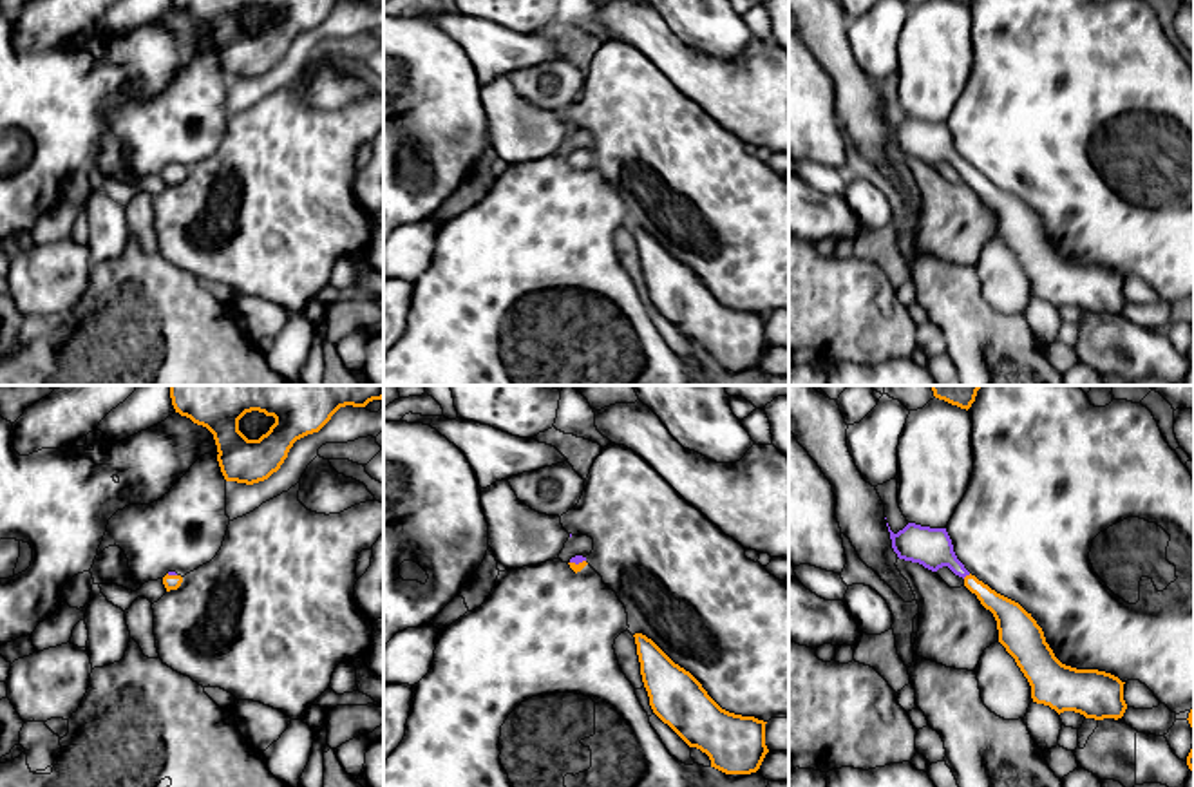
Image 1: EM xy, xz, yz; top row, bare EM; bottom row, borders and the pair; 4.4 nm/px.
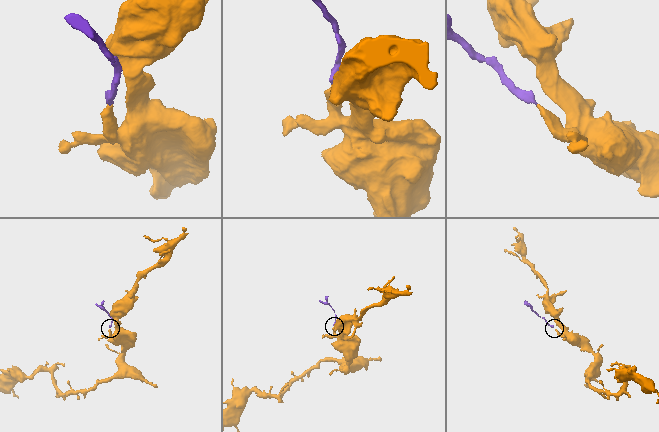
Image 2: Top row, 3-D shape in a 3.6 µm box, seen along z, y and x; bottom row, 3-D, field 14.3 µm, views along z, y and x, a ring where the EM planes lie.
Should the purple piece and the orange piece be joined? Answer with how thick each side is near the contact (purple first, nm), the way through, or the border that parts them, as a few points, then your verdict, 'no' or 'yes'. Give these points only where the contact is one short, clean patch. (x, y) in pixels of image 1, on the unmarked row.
calibres 180 and 120 nm; way yz (930, 142), (966, 169), (1006, 207); yes

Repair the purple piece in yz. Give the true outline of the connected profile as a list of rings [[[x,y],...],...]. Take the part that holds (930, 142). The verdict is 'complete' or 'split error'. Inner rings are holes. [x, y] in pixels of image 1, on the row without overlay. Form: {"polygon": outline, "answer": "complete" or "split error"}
{"polygon": [[[908,118],[897,128],[890,121],[888,127],[899,154],[919,157],[932,166],[948,161],[964,174],[964,181],[993,208],[999,237],[1028,273],[1033,297],[1049,300],[1058,309],[1075,306],[1094,315],[1123,311],[1127,304],[1123,295],[1125,277],[1105,266],[1076,264],[1062,259],[1031,208],[964,163],[953,147],[946,123]]], "answer": "split error"}

